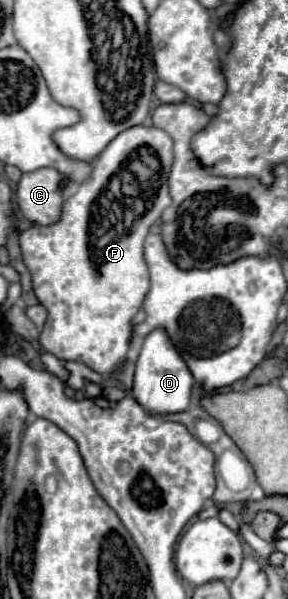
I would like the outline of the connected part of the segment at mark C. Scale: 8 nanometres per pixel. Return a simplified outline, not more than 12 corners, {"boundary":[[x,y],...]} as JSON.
{"boundary":[[54,168],[18,182],[20,212],[42,226],[60,220],[64,176]]}

